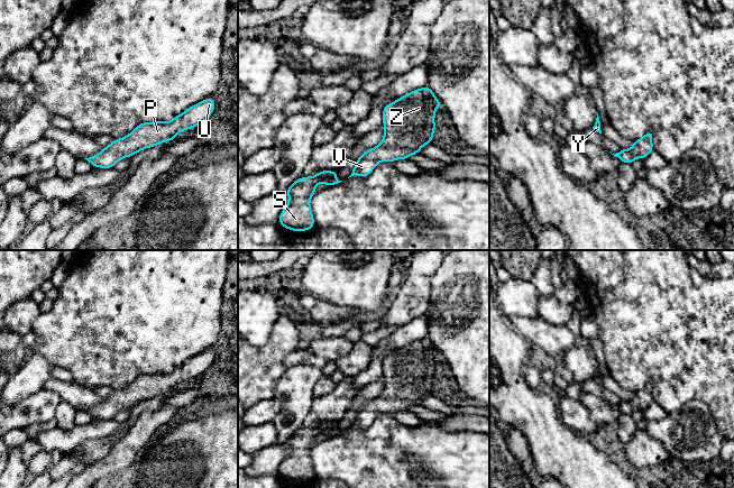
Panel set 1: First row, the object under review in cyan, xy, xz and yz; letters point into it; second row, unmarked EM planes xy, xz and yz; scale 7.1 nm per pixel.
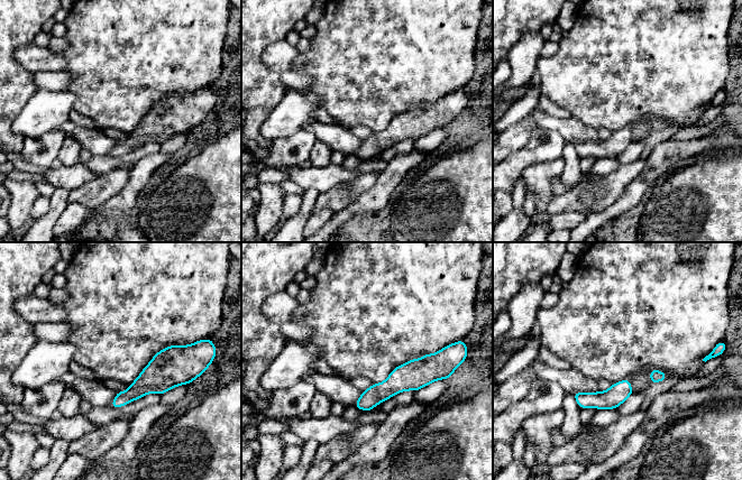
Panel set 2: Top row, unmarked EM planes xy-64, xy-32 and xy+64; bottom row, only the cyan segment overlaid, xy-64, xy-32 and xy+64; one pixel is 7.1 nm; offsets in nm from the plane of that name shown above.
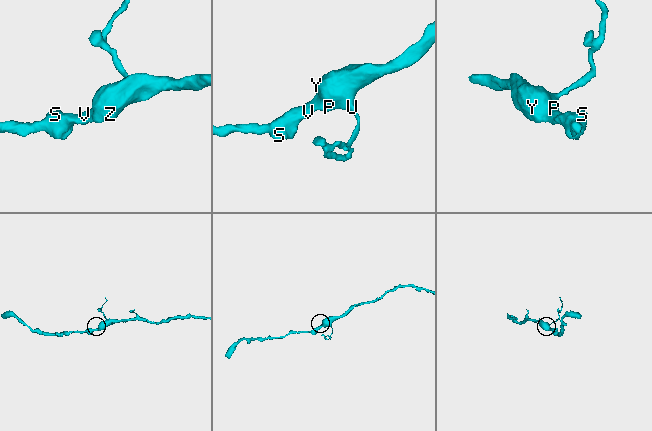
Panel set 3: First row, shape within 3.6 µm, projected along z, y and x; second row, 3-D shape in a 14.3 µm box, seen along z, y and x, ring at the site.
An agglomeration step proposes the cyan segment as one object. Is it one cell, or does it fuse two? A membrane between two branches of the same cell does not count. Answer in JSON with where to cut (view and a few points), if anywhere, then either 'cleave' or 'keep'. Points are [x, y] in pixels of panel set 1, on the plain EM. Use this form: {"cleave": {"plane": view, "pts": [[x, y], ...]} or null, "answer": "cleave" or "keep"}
{"cleave": null, "answer": "keep"}

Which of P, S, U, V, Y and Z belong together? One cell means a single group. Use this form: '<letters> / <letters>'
P S U V Y Z

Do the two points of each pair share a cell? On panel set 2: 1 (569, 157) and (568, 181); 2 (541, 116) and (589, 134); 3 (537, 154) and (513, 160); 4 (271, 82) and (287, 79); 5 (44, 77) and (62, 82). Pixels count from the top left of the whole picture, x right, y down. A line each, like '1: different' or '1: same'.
1: same
2: same
3: same
4: different
5: same

